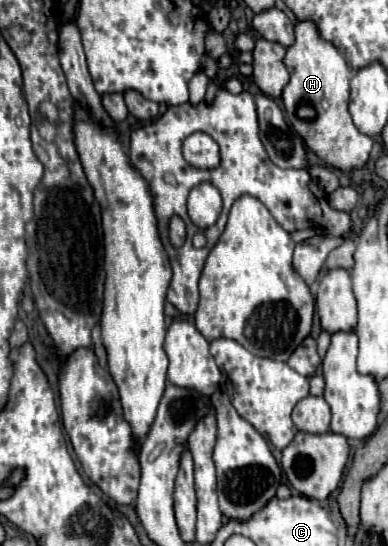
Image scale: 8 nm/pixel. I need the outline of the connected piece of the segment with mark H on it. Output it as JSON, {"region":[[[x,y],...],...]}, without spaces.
{"region":[[[312,22],[296,24],[296,42],[286,50],[286,68],[290,72],[290,82],[282,92],[286,116],[294,130],[304,138],[306,146],[328,166],[342,172],[354,172],[366,166],[372,138],[354,126],[348,112],[352,70],[334,44],[320,38],[318,28]]]}

